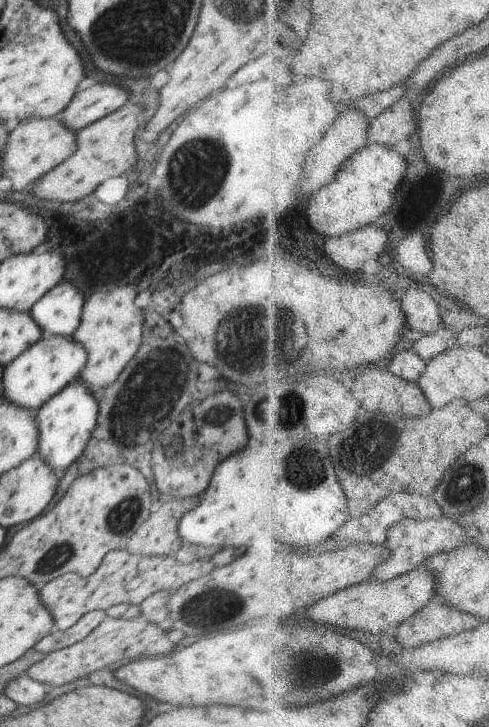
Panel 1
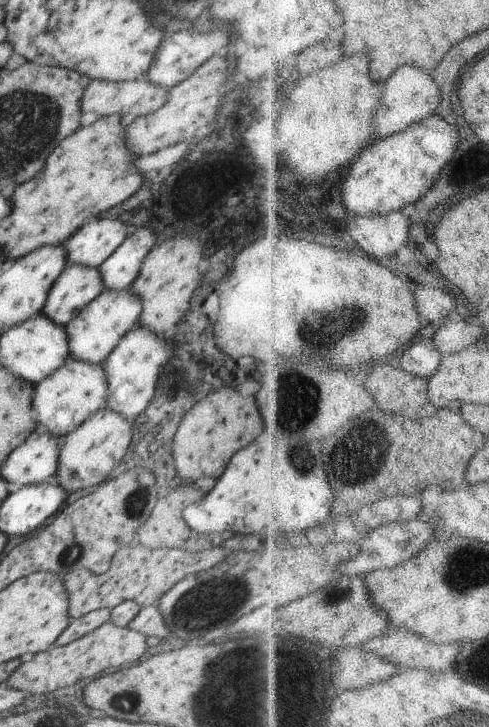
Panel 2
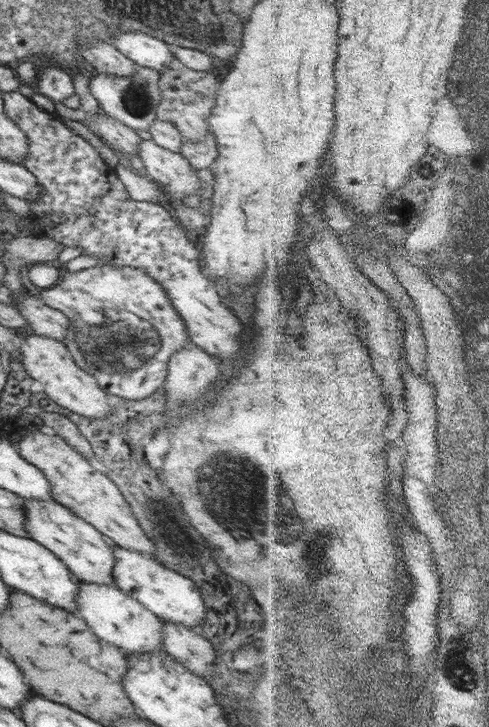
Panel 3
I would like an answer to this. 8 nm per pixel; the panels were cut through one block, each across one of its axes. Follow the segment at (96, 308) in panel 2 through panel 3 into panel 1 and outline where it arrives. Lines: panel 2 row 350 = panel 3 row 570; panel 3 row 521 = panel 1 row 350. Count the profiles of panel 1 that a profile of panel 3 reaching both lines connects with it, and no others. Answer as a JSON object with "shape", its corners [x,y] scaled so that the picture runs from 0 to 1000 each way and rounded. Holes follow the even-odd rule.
{"shape":[[[86,462],[86,465],[55,479],[25,501],[8,505],[8,545],[16,553],[29,553],[45,561],[72,567],[90,558],[102,547],[119,542],[135,530],[149,525],[168,506],[176,503],[180,484],[151,470],[143,462]]]}

